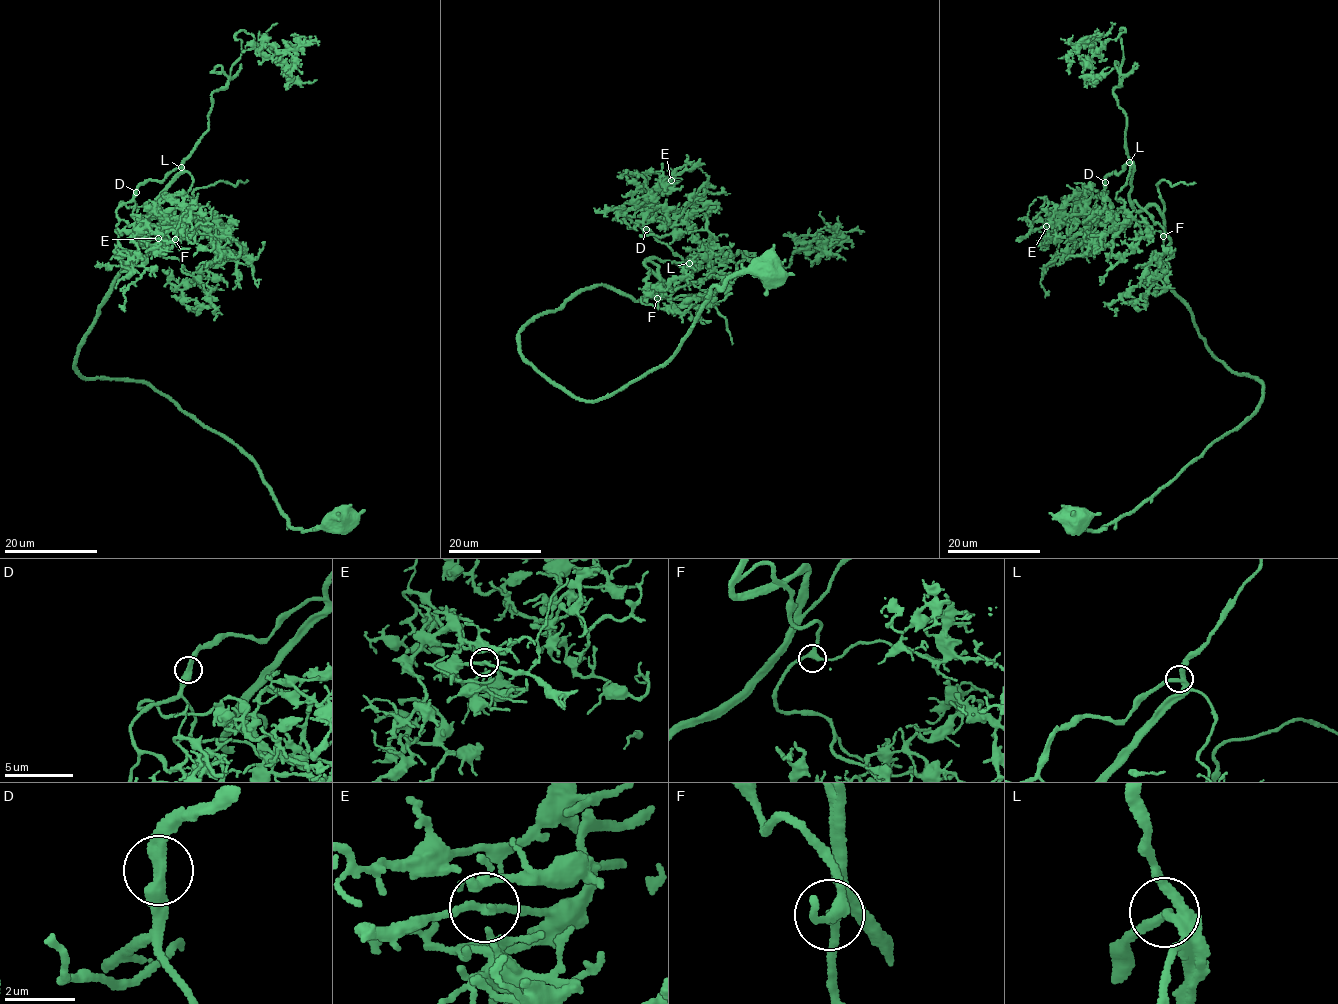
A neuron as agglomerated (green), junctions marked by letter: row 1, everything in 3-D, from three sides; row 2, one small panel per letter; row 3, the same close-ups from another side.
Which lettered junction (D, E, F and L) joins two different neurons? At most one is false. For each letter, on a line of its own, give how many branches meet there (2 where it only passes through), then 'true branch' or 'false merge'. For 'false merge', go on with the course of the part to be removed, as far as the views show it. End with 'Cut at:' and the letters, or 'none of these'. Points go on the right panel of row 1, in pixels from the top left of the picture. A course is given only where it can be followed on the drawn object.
D: 2 | true branch
E: 2 | true branch
F: 3 | true branch
L: 3 | true branch
Cut at: none of these

